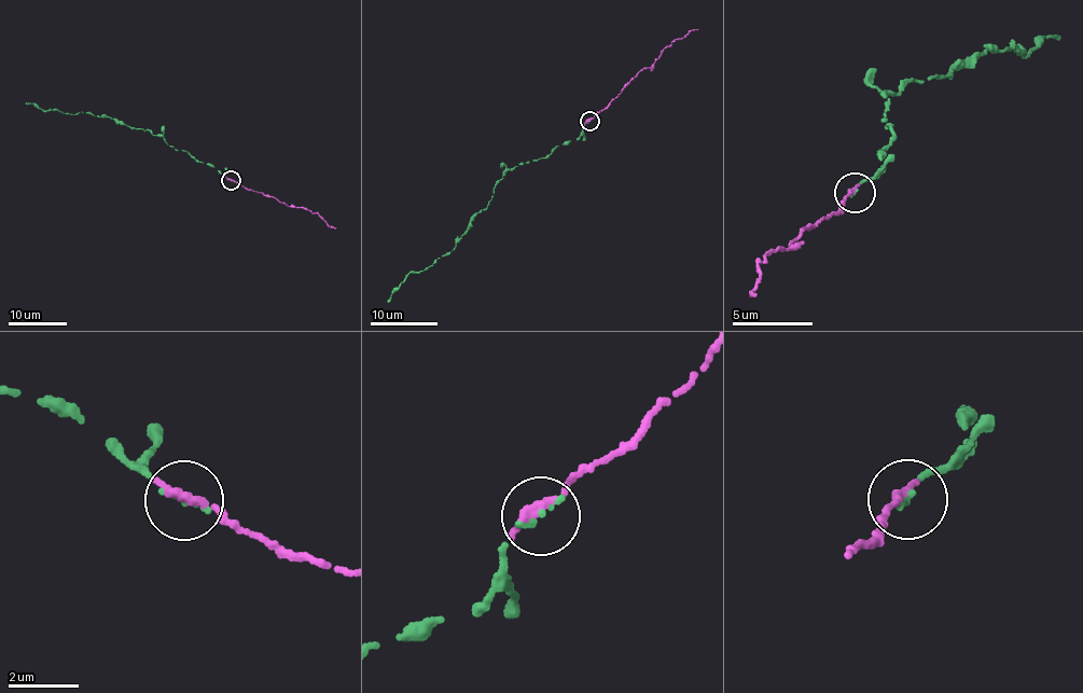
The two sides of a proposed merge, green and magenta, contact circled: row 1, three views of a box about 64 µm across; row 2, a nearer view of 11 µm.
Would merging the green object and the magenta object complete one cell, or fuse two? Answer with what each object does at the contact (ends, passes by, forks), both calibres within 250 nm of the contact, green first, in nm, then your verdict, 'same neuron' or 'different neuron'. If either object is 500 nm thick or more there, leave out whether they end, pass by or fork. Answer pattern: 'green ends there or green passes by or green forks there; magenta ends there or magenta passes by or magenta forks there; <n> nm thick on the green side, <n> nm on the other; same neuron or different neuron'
green ends there; magenta ends there; 180 nm thick on the green side, 380 nm on the other; same neuron

